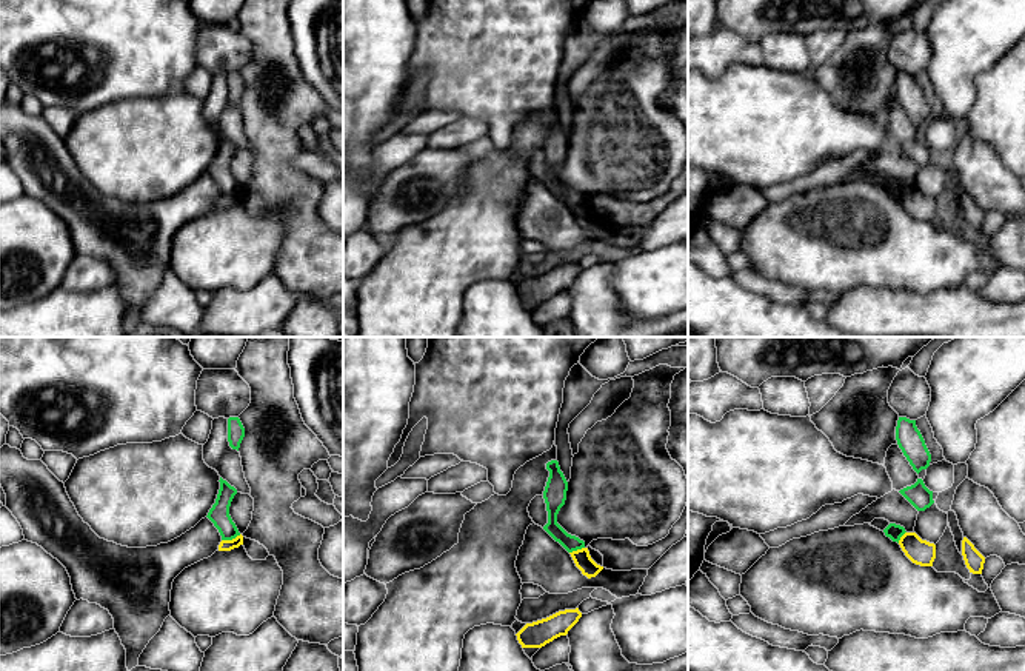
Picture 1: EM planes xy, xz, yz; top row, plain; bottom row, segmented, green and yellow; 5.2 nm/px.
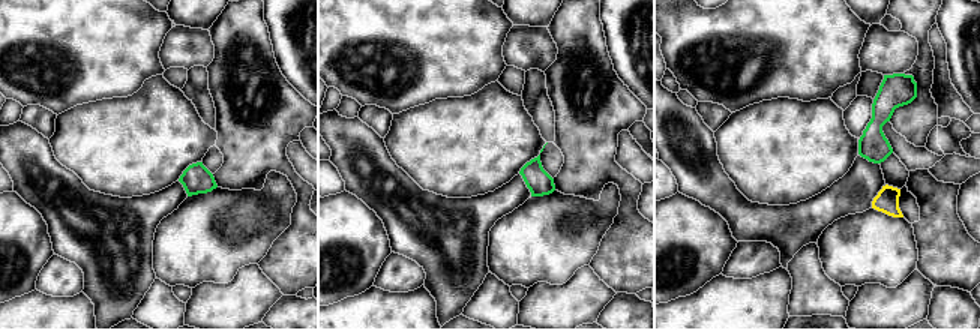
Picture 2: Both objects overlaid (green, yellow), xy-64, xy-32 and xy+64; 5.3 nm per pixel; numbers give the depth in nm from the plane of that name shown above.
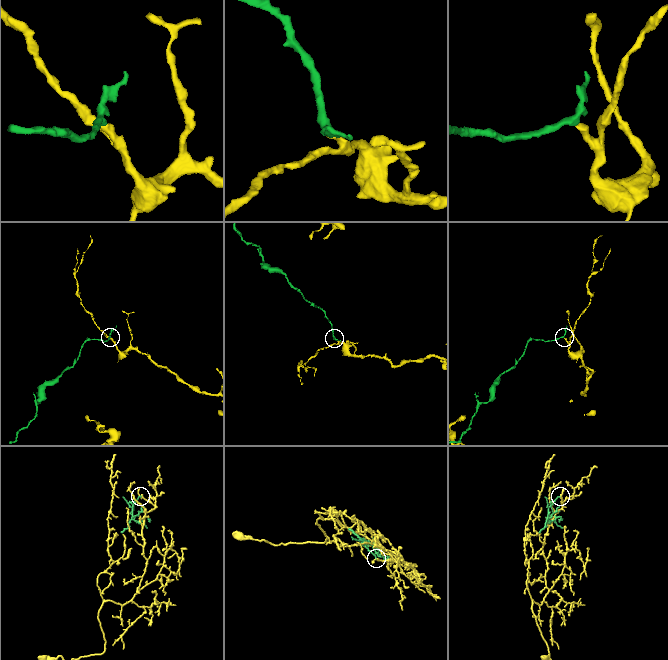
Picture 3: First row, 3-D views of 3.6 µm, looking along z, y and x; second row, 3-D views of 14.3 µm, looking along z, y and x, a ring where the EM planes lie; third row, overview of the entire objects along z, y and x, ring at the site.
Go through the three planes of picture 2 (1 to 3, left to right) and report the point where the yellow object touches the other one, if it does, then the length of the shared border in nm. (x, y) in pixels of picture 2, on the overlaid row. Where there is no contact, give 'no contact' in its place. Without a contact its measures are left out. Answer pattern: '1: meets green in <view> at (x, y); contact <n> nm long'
1: no contact
2: no contact
3: no contact

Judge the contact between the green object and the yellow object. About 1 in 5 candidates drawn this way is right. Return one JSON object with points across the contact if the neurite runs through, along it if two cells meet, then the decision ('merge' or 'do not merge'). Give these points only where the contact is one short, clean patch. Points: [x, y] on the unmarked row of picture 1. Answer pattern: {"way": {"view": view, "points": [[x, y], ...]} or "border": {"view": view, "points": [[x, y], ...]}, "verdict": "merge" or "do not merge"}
{"border": {"view": "xy", "points": [[240, 190], [222, 196]]}, "verdict": "do not merge"}

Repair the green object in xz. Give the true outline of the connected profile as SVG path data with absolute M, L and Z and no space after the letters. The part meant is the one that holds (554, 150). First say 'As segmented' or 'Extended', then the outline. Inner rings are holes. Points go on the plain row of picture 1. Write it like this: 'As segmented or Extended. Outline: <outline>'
As segmented. Outline: M551 115L546 119L546 125L549 126L549 132L543 146L543 154L548 166L548 179L543 185L559 197L568 208L585 203L585 197L576 191L568 189L559 179L557 169L560 163L565 160L568 137L560 126L559 117Z

